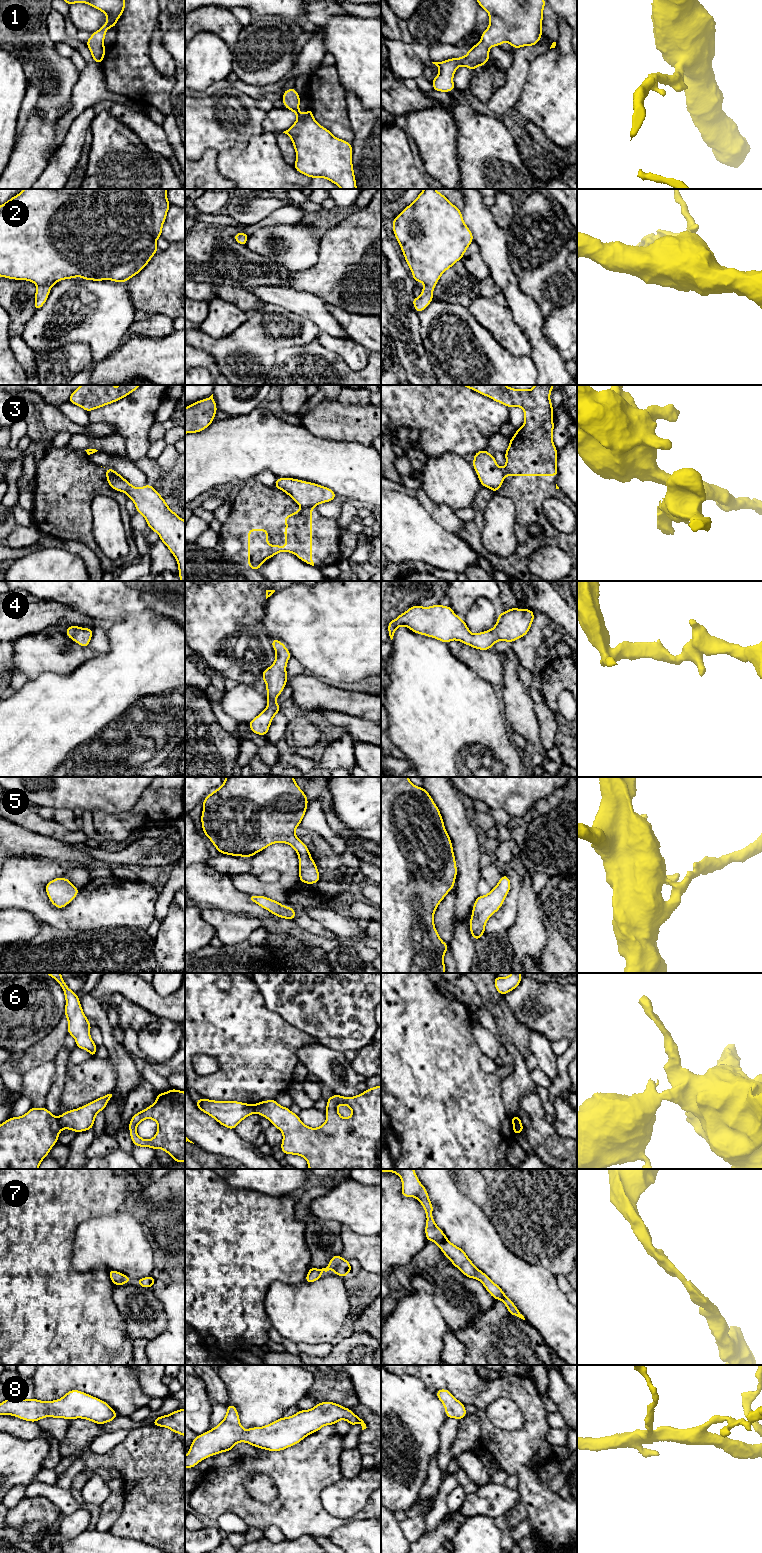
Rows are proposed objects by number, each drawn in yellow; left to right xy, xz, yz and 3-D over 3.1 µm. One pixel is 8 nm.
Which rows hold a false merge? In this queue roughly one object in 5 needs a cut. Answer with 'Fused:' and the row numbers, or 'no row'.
Fused: 3, 6

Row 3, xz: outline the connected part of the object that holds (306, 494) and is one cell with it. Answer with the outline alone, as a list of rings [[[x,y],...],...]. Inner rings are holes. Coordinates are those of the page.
[[[277,478],[274,487],[284,491],[298,505],[306,508],[315,508],[321,503],[331,502],[337,496],[328,487],[294,478]]]

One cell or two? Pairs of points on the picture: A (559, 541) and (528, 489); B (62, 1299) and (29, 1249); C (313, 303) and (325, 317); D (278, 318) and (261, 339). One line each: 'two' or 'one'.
A: one
B: one
C: one
D: one

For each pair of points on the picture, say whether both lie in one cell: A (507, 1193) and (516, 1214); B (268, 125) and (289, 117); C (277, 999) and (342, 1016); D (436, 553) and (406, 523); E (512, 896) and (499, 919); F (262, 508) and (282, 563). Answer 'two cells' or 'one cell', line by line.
A: one cell
B: one cell
C: one cell
D: one cell
E: one cell
F: two cells

